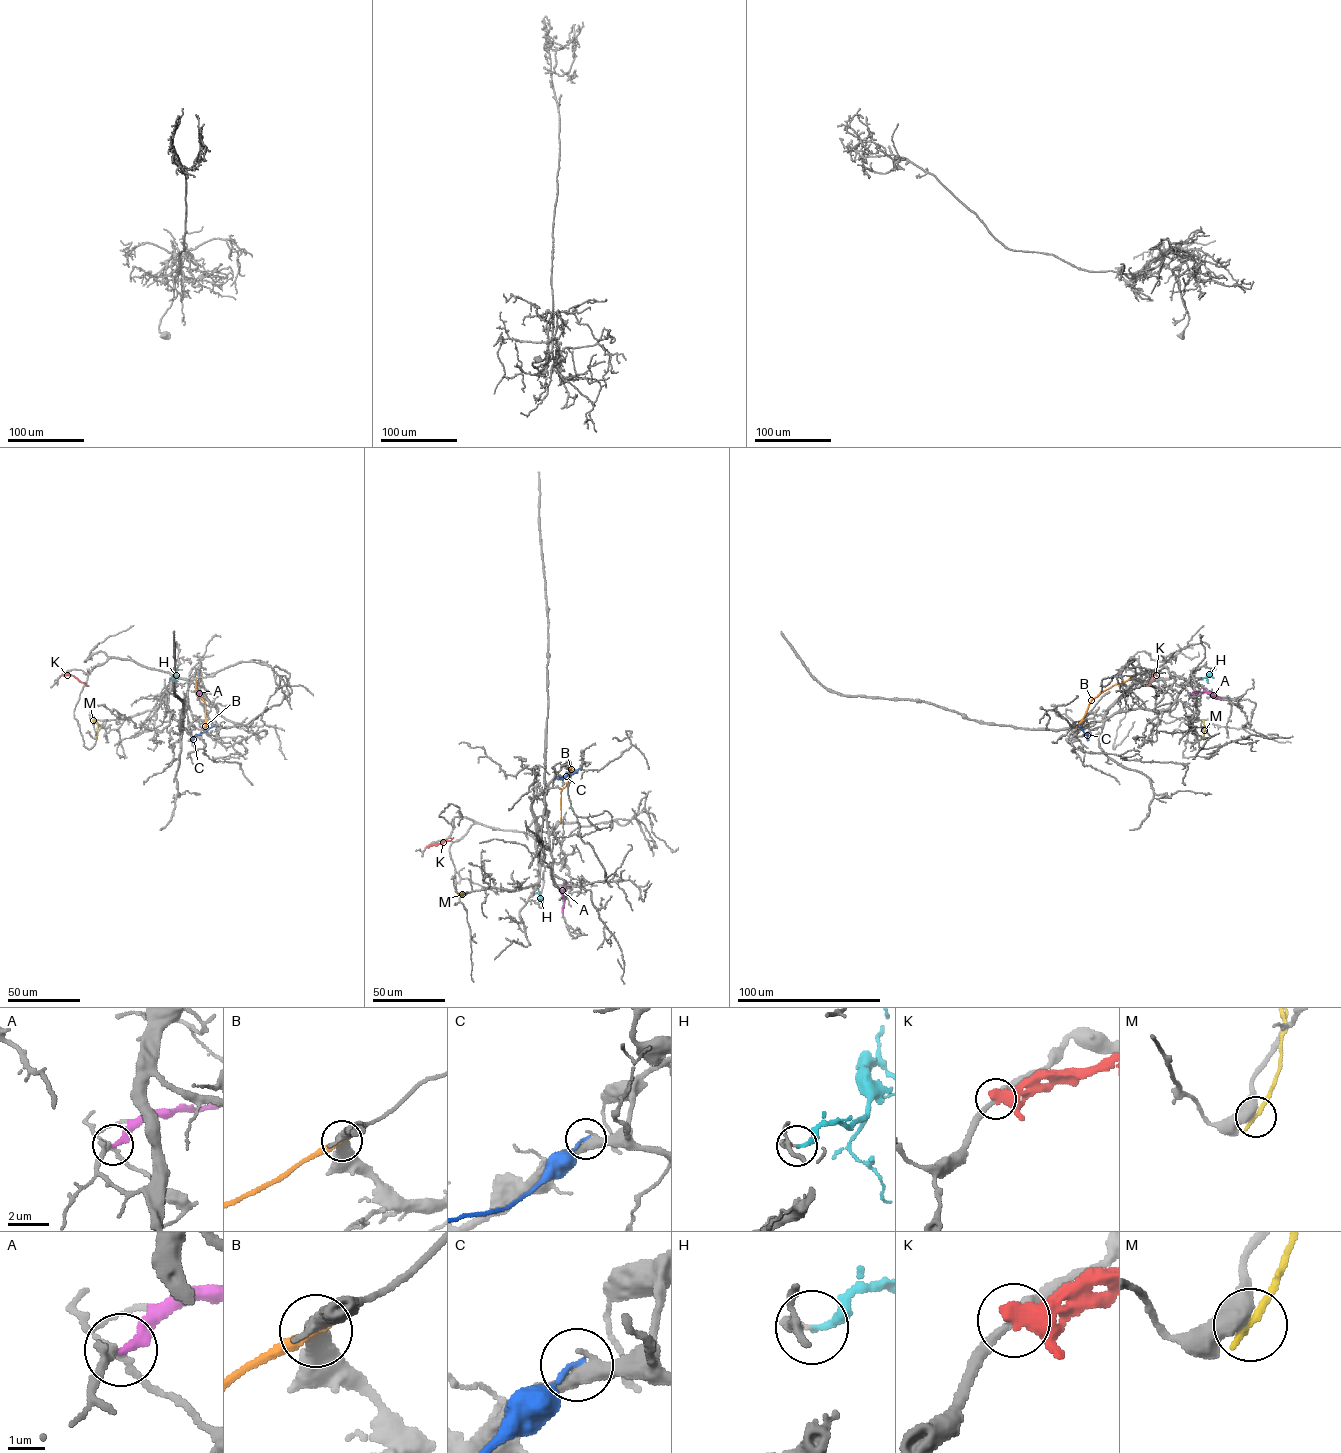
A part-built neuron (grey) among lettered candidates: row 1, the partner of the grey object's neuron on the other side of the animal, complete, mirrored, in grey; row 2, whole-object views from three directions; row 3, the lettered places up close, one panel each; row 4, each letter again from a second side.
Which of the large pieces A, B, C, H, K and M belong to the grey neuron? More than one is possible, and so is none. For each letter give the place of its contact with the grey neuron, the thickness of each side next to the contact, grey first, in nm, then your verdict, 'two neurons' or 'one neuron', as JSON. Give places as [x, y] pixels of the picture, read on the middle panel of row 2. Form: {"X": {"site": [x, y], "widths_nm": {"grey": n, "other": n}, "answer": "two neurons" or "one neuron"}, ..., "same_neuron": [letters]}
{"A": {"site": [566, 883], "widths_nm": {"grey": 150, "other": 260}, "answer": "two neurons"}, "B": {"site": [561, 822], "widths_nm": {"grey": 480, "other": 320}, "answer": "two neurons"}, "C": {"site": [578, 769], "widths_nm": {"grey": 400, "other": 140}, "answer": "two neurons"}, "H": {"site": [535, 893], "widths_nm": {"grey": 170, "other": 220}, "answer": "one neuron"}, "K": {"site": [427, 846], "widths_nm": {"grey": 260, "other": 550}, "answer": "two neurons"}, "M": {"site": [461, 893], "widths_nm": {"grey": 550, "other": 240}, "answer": "two neurons"}, "same_neuron": ["H"]}

